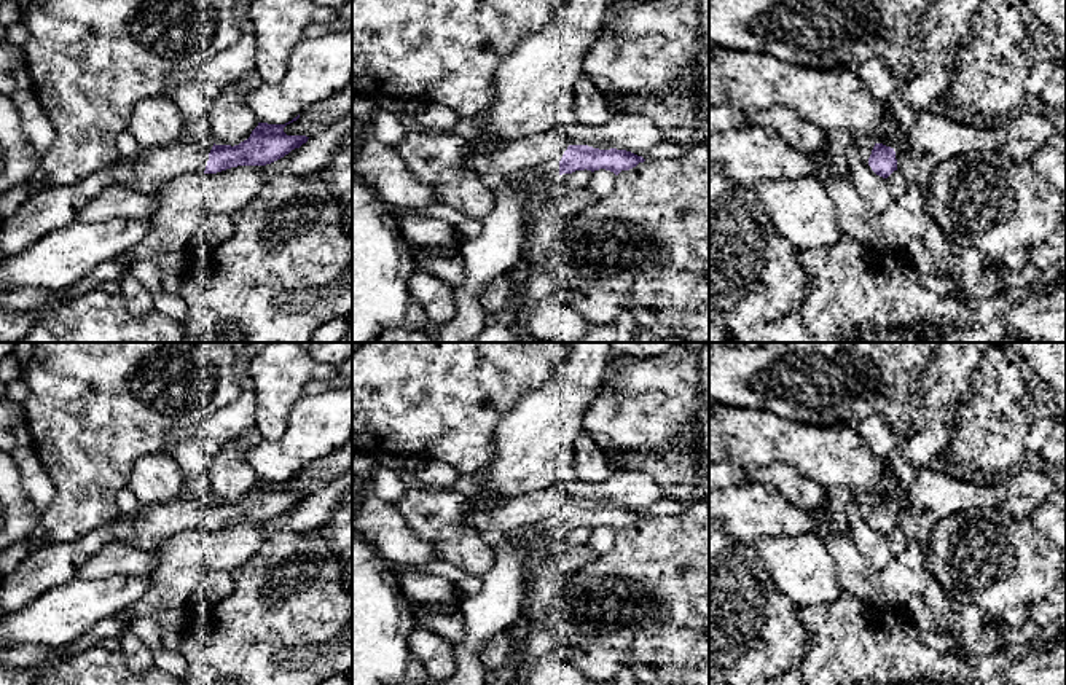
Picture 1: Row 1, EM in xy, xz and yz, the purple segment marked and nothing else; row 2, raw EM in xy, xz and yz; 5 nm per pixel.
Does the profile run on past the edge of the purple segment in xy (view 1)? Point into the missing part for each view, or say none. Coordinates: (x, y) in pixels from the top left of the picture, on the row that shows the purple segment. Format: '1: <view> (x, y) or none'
1: xy (51, 209)

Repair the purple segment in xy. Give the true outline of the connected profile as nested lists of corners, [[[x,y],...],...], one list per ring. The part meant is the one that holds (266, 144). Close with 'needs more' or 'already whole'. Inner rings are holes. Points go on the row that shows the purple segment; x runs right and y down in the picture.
[[[298,115],[298,116],[296,116],[296,118],[293,118],[293,119],[292,119],[292,121],[288,121],[288,123],[285,123],[285,124],[268,124],[268,123],[258,123],[258,126],[257,126],[257,127],[255,127],[255,129],[253,129],[253,131],[252,131],[252,134],[250,134],[250,137],[249,137],[249,139],[247,139],[247,140],[244,140],[244,142],[241,142],[241,143],[239,143],[239,145],[234,145],[234,147],[231,147],[231,145],[215,145],[215,143],[212,143],[212,142],[206,142],[206,140],[202,140],[202,139],[199,139],[199,137],[183,137],[183,139],[182,139],[182,140],[178,140],[178,142],[174,142],[174,143],[169,143],[169,145],[166,145],[166,147],[158,147],[158,148],[155,148],[155,150],[148,150],[148,151],[140,151],[140,153],[139,153],[139,156],[137,156],[137,158],[134,158],[134,159],[121,159],[121,158],[120,158],[120,159],[118,159],[118,161],[116,161],[116,162],[115,162],[115,164],[110,164],[110,166],[105,166],[105,167],[102,167],[102,169],[99,169],[99,170],[97,170],[97,172],[92,172],[92,174],[91,174],[91,175],[89,175],[89,177],[86,177],[86,178],[83,178],[83,180],[81,180],[81,182],[78,182],[78,183],[75,183],[75,185],[70,185],[70,186],[54,186],[54,188],[46,188],[46,190],[41,190],[41,191],[38,191],[38,193],[35,193],[35,194],[32,194],[32,196],[30,196],[30,198],[27,198],[27,199],[25,199],[25,202],[24,202],[24,204],[22,204],[22,206],[21,206],[21,207],[19,207],[19,209],[18,209],[18,212],[16,212],[16,213],[14,213],[14,215],[11,215],[11,217],[10,217],[10,218],[6,218],[6,220],[5,220],[5,223],[3,223],[3,225],[2,225],[2,226],[0,226],[0,258],[8,258],[8,256],[14,256],[14,255],[19,255],[19,253],[21,253],[21,252],[22,252],[22,250],[25,250],[25,249],[29,249],[29,247],[30,247],[30,245],[32,245],[32,244],[35,244],[35,242],[38,242],[38,241],[40,241],[40,239],[41,239],[41,237],[45,237],[45,236],[46,236],[46,234],[49,234],[49,233],[53,233],[53,231],[57,231],[57,229],[64,229],[64,228],[65,228],[65,226],[69,226],[69,225],[70,225],[70,223],[73,223],[73,221],[75,221],[75,220],[76,220],[76,215],[78,215],[78,213],[80,213],[80,210],[81,210],[81,209],[83,209],[83,207],[84,207],[84,206],[86,206],[86,204],[88,204],[88,202],[89,202],[89,201],[91,201],[91,199],[92,199],[92,198],[96,198],[96,196],[97,196],[97,194],[99,194],[99,193],[100,193],[100,191],[102,191],[102,190],[105,190],[105,188],[108,188],[108,186],[112,186],[112,185],[118,185],[118,183],[123,183],[123,185],[127,185],[127,186],[131,186],[131,188],[132,188],[132,190],[137,190],[137,191],[142,191],[142,193],[158,193],[158,191],[159,191],[159,190],[161,190],[161,188],[163,188],[163,186],[164,186],[164,185],[166,185],[166,183],[169,183],[169,182],[170,182],[170,180],[172,180],[172,178],[175,178],[175,177],[178,177],[178,175],[182,175],[182,174],[217,174],[217,172],[221,172],[221,170],[226,170],[226,169],[231,169],[231,167],[237,167],[237,166],[266,166],[266,164],[271,164],[271,162],[274,162],[274,161],[277,161],[277,159],[280,159],[280,158],[284,158],[284,156],[285,156],[285,155],[288,155],[288,153],[290,153],[290,151],[292,151],[292,150],[295,150],[295,148],[300,148],[300,147],[301,147],[301,145],[303,145],[303,143],[306,143],[306,142],[308,142],[308,139],[309,139],[309,137],[306,137],[306,135],[287,135],[287,134],[285,134],[285,132],[284,132],[284,127],[285,127],[285,126],[287,126],[287,124],[290,124],[290,123],[293,123],[293,121],[296,121],[296,119],[298,119],[298,118],[300,118],[300,115]]]; needs more

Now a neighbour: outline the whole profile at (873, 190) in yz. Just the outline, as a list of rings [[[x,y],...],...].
[[[851,143],[845,151],[848,161],[848,175],[868,210],[884,212],[894,198],[889,193],[886,178],[876,175],[868,161],[859,156],[859,143]]]

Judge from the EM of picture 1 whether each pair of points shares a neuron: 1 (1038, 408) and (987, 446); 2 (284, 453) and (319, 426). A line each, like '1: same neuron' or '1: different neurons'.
1: different neurons
2: same neuron

